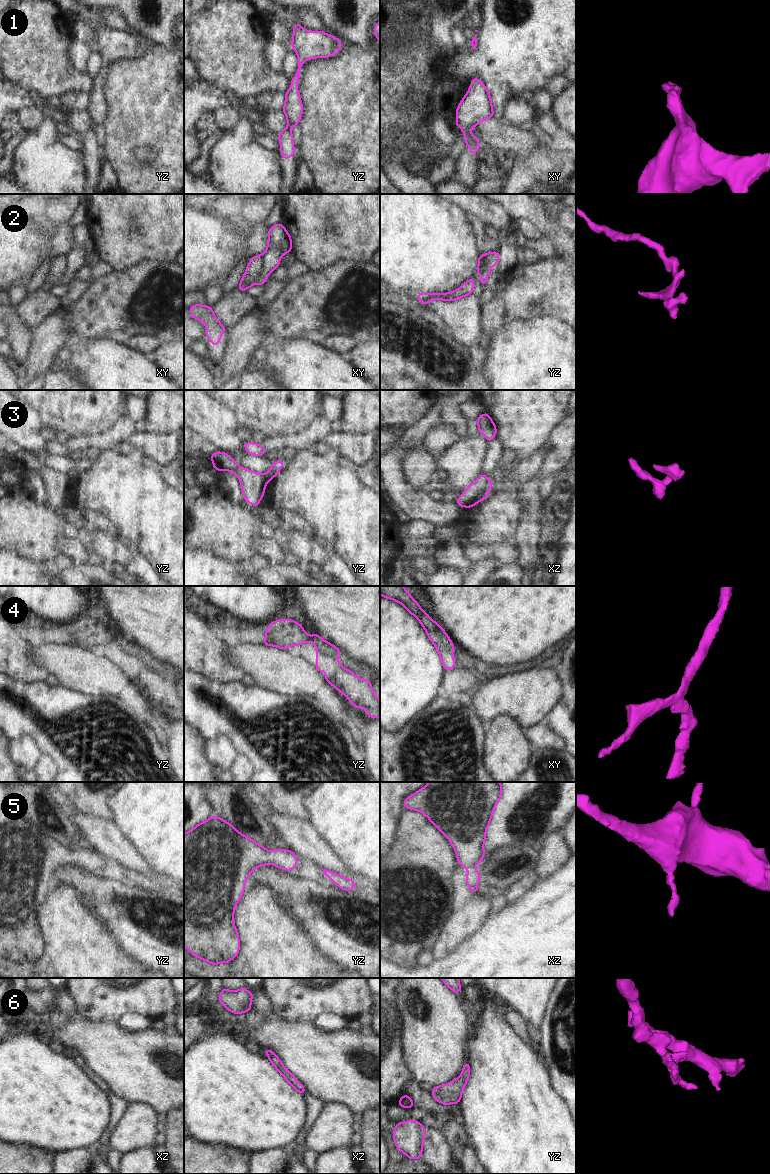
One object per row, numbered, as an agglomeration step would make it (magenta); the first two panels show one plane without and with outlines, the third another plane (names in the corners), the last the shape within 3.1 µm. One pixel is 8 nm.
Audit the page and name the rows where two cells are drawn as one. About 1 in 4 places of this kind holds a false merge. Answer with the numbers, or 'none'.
2, 3

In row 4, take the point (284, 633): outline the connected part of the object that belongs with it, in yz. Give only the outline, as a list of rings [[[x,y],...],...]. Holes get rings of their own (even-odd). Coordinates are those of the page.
[[[277,620],[268,624],[262,645],[285,650],[309,641],[316,647],[316,669],[319,673],[327,670],[324,679],[328,684],[339,690],[355,708],[365,708],[367,717],[380,718],[380,699],[375,696],[370,679],[360,679],[344,668],[337,660],[340,649],[324,641],[318,633],[309,636],[295,620]]]

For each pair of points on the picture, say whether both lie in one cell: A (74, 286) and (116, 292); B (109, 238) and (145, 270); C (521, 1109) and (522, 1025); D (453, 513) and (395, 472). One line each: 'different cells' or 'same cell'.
A: different cells
B: different cells
C: different cells
D: same cell

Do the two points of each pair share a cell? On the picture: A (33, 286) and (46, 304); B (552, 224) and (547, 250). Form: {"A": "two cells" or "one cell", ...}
{"A": "two cells", "B": "two cells"}

